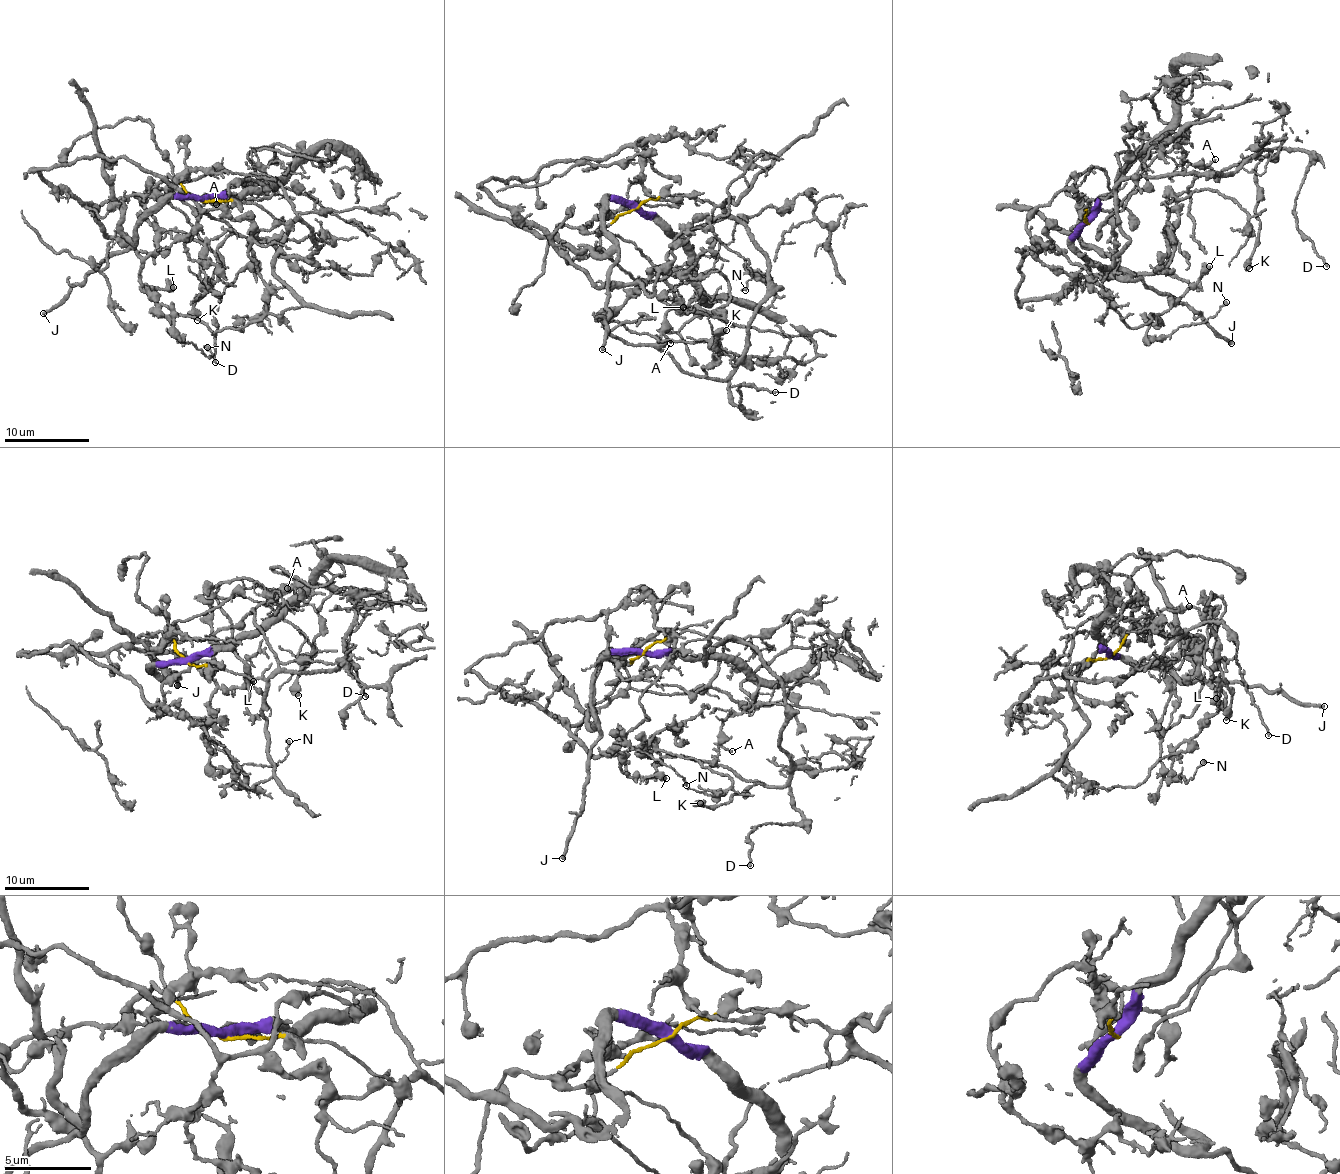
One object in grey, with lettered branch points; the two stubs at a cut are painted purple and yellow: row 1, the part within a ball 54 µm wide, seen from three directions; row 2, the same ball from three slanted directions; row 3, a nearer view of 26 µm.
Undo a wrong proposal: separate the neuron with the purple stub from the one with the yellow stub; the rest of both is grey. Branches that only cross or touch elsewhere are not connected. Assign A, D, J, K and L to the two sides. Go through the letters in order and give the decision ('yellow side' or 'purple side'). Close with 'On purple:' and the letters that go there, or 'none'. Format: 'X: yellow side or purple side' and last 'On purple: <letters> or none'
A: purple side
D: yellow side
J: purple side
K: yellow side
L: purple side
On purple: A, J, L

